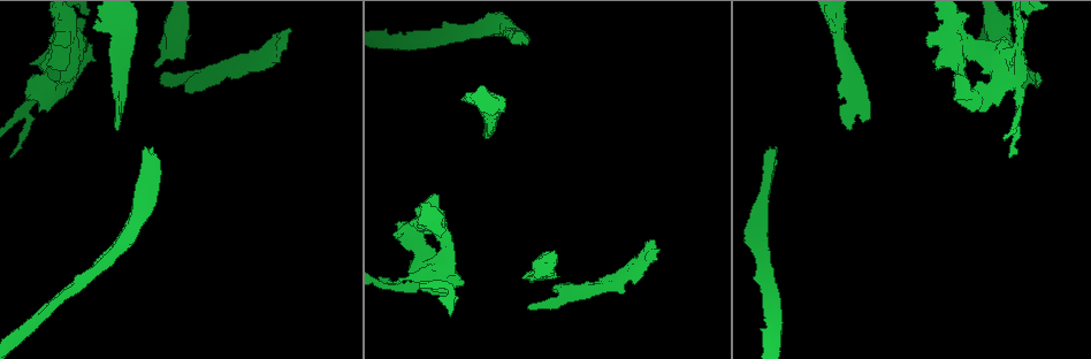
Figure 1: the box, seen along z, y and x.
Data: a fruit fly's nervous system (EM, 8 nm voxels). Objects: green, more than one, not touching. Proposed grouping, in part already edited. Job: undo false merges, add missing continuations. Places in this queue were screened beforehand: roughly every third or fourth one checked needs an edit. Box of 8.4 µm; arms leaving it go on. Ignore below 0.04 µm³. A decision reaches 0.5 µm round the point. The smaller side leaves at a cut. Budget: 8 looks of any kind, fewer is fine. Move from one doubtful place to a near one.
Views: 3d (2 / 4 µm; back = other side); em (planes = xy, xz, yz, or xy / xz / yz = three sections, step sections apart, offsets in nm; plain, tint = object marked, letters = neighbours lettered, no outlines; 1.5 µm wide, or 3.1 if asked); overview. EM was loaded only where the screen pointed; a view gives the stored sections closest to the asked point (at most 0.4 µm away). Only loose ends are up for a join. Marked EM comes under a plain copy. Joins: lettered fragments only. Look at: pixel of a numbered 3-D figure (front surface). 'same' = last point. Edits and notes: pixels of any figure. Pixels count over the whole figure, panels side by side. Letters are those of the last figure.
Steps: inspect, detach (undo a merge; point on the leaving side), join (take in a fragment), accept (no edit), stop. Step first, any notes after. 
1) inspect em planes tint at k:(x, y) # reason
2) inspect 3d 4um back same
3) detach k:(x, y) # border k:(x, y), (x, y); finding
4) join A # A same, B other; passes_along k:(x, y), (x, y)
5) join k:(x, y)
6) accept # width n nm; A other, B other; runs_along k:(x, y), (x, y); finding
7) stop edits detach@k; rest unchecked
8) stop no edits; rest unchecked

inspect 3d 4um at 1:(153, 147) # an open end

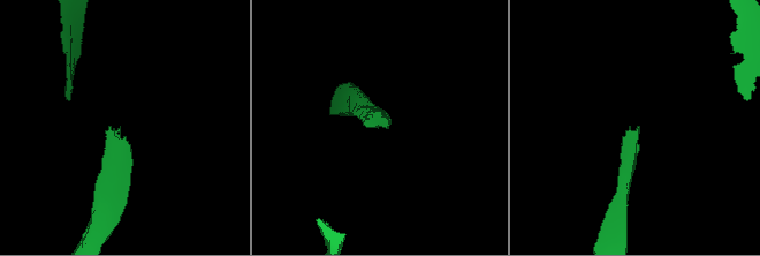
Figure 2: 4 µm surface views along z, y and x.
inspect em xz step 8 letters at 2:(636, 128)

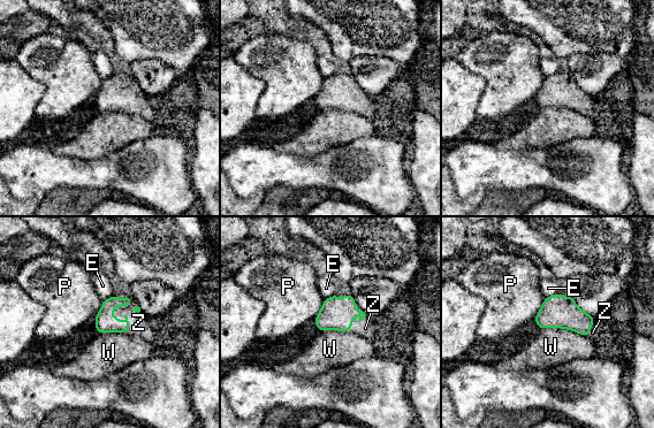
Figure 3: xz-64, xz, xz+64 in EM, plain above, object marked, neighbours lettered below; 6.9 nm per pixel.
join Z # E other, P other, W other, Z same; passes_along 3:(105, 322), (113, 316), (138, 322); it goes on there

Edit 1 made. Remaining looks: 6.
inspect overview

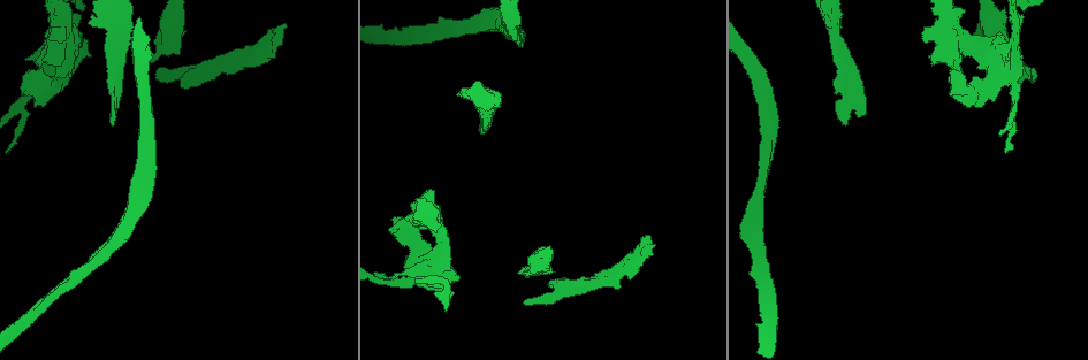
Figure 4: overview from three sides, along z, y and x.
inspect em planes letters at 4:(120, 28) # calibre changes

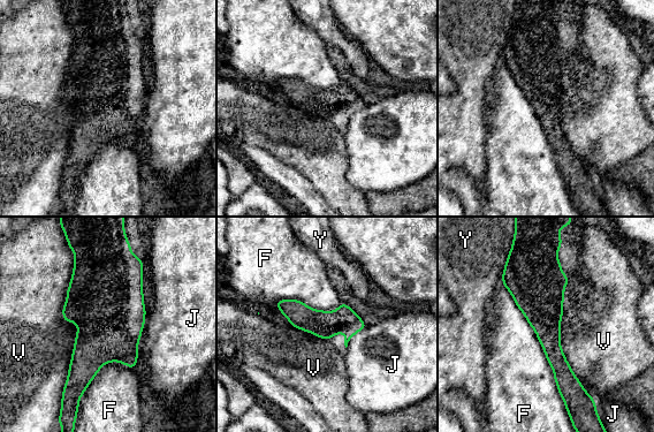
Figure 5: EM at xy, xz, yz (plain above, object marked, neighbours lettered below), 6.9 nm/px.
accept # F other, J other, V other, Y other; runs_along 5:(280, 302), (313, 321), (362, 326); one neuron here

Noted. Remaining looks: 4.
inspect 3d 2um at 4:(1022, 82)

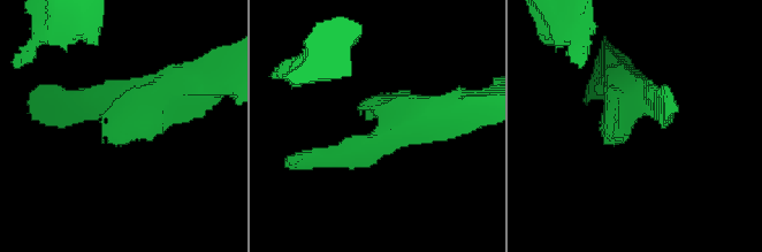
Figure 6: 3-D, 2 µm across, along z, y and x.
inspect em planes letters at 6:(102, 139)

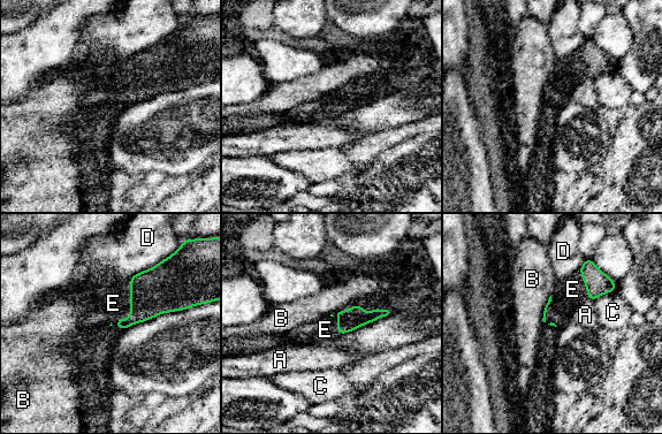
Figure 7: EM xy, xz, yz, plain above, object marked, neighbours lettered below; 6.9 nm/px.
join E # A other, B other, C other, D other, E same; passes_along 7:(160, 289), (130, 305), (113, 303); the neuron continues

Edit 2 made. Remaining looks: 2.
stop edits join@3, join@7; rest unchecked

